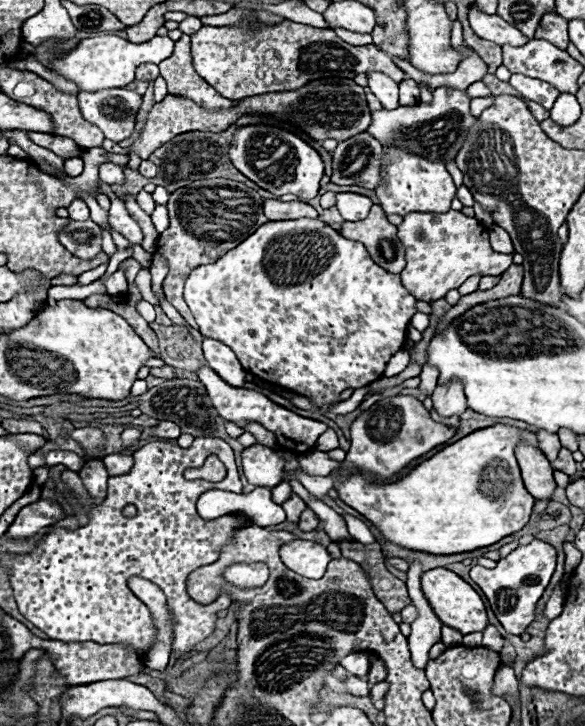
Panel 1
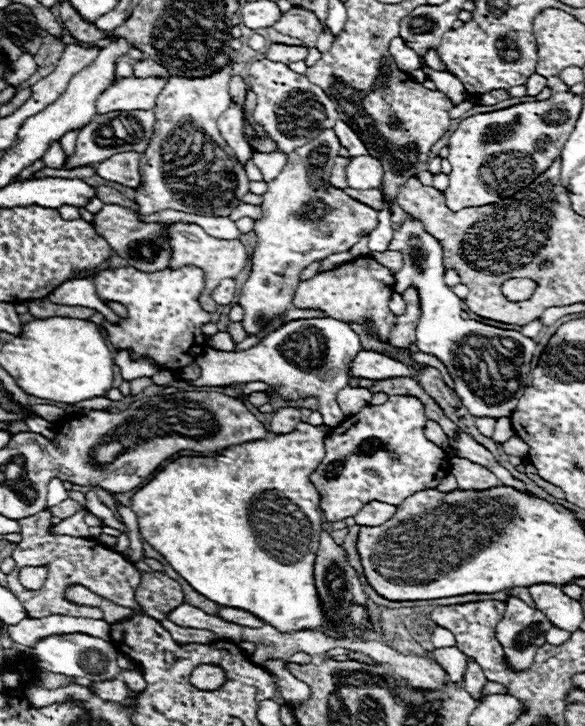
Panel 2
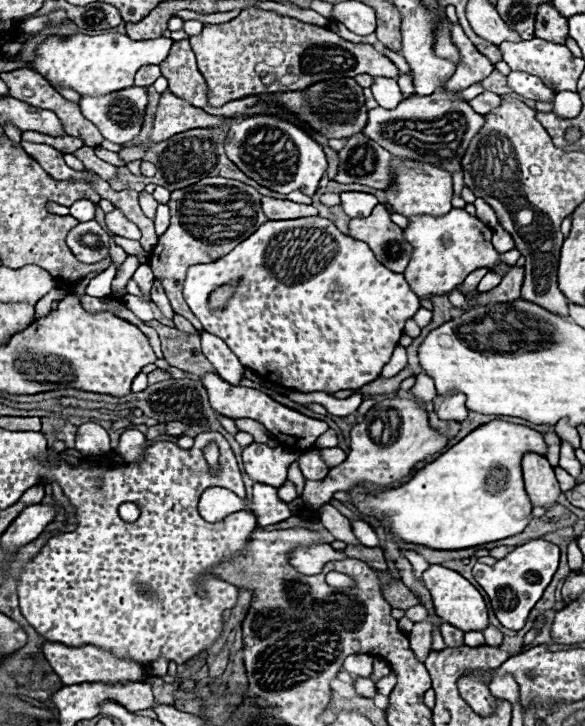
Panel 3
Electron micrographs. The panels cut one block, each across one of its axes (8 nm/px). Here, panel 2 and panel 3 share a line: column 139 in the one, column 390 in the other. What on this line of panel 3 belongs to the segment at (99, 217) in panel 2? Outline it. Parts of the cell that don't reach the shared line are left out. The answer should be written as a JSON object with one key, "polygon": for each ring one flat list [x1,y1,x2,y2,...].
{"polygon":[[382,204,370,216,350,220,350,236,366,242,376,258,394,272,404,272,412,258,414,248,404,240,402,228,394,226,390,212]]}

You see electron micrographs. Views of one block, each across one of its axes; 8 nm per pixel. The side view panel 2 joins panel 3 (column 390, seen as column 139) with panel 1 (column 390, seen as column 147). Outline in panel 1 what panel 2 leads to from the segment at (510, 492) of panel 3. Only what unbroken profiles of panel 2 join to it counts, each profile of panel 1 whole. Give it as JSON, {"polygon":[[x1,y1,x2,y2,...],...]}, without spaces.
{"polygon":[[494,424,488,428,480,428,464,436,462,440,446,446,442,452,416,466,408,476,404,476,394,484,378,486,362,478,360,474,352,474,350,478,340,480,336,484,336,490,340,494,340,500,344,500,348,506,366,516,388,542,428,554,470,552,500,542,502,538,522,530,530,520,534,498,524,496,524,484,514,456,514,450,520,442,538,446,538,438,534,432,506,424]]}

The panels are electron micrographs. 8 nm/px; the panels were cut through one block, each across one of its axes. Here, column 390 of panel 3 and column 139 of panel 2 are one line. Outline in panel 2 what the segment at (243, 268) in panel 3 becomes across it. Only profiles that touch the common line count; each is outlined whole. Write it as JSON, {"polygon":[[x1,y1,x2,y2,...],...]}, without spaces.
{"polygon":[[186,266,180,270,140,272,136,268,104,270,96,278,96,292,102,300,120,302,128,310,128,318,120,326,106,322,108,340,116,348,132,348,134,356,146,356,164,370,180,370,204,352,202,324,210,322,210,314,200,310,198,294,204,288,202,270]]}

